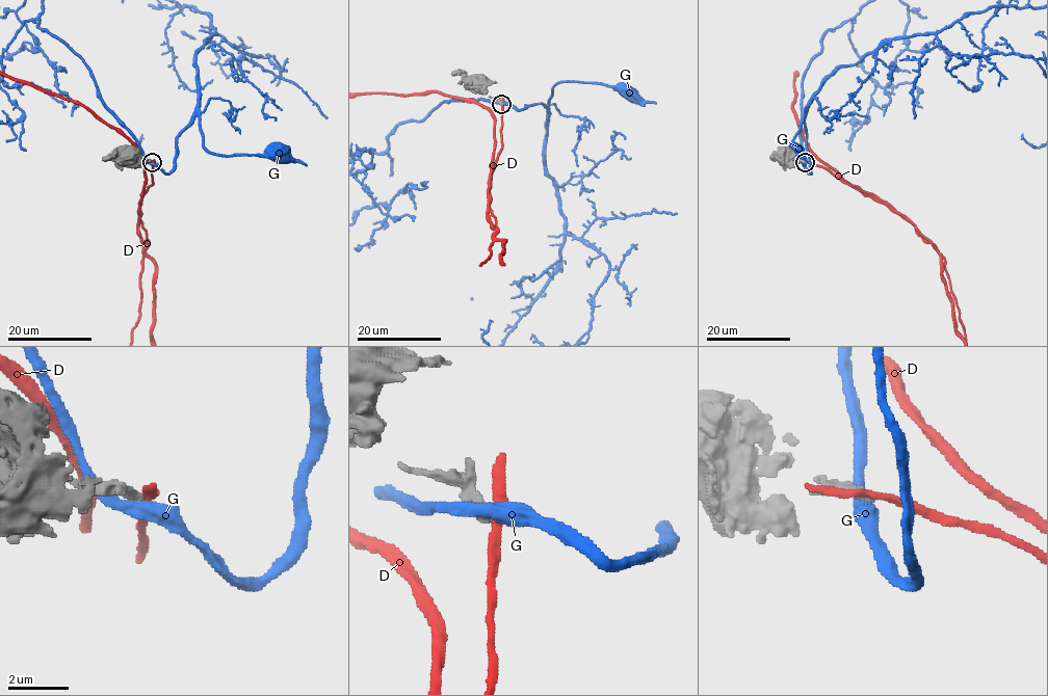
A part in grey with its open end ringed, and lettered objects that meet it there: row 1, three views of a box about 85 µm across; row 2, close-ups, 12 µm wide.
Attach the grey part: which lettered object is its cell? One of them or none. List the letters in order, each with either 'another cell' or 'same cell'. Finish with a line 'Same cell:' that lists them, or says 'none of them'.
D: another cell
G: another cell
Same cell: none of them

